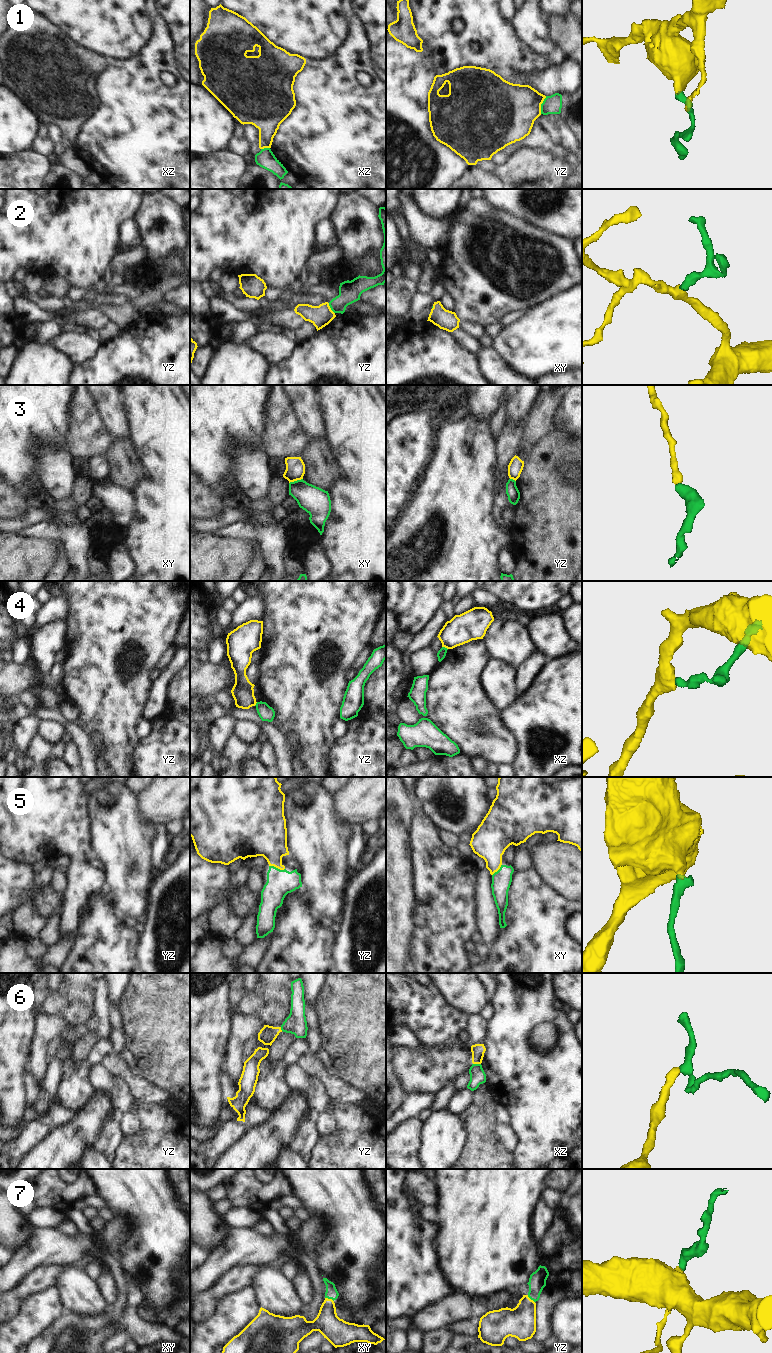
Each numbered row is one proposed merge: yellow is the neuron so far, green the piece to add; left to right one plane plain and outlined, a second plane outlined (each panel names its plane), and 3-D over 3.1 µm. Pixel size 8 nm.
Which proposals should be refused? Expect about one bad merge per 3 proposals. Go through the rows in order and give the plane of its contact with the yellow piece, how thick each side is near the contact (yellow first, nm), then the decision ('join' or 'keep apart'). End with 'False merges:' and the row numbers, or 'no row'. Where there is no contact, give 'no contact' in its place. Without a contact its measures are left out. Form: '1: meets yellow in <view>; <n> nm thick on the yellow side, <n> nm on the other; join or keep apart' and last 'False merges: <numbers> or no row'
1: meets yellow in yz; 420 nm thick on the yellow side, 150 nm on the other; keep apart
2: meets yellow in yz; 170 nm thick on the yellow side, 180 nm on the other; join
3: meets yellow in xy; 160 nm thick on the yellow side, 220 nm on the other; keep apart
4: meets yellow in xz; 240 nm thick on the yellow side, 70 nm on the other; keep apart
5: meets yellow in yz; 300 nm thick on the yellow side, 220 nm on the other; join
6: meets yellow in xz; 110 nm thick on the yellow side, 130 nm on the other; keep apart
7: meets yellow in xy; 200 nm thick on the yellow side, 100 nm on the other; join
False merges: 1, 3, 4, 6

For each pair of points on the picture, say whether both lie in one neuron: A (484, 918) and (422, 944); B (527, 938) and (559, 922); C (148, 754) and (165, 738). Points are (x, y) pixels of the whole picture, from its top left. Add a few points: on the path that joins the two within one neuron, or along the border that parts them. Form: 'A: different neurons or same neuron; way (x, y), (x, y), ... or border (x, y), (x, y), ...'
A: different neurons; border (475, 924), (478, 930)
B: same neuron; way (535, 932), (545, 922), (551, 922)
C: same neuron; way (151, 748), (152, 742), (159, 742)

